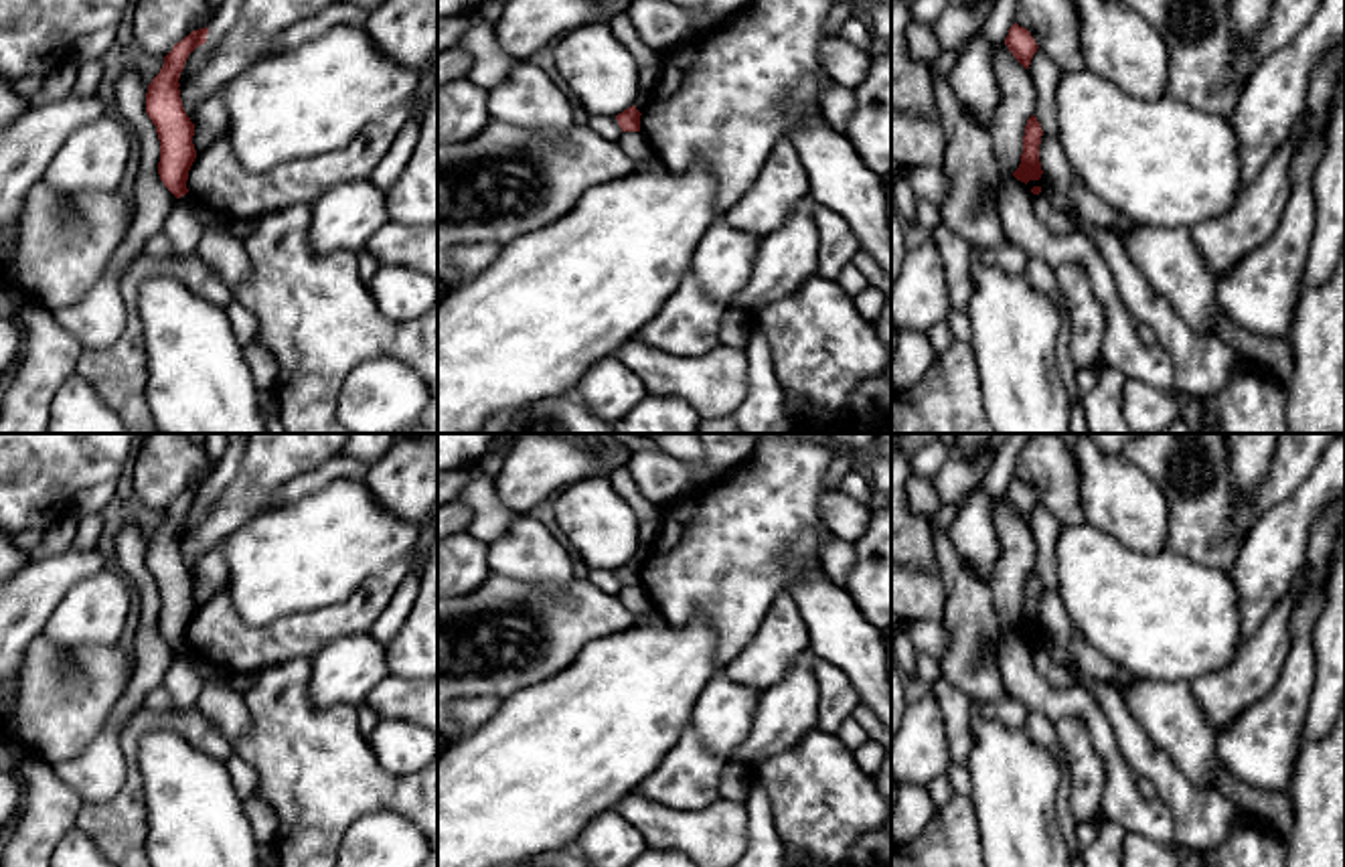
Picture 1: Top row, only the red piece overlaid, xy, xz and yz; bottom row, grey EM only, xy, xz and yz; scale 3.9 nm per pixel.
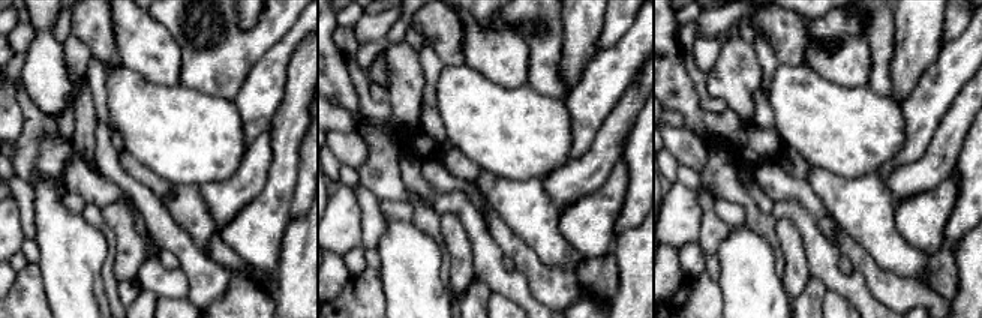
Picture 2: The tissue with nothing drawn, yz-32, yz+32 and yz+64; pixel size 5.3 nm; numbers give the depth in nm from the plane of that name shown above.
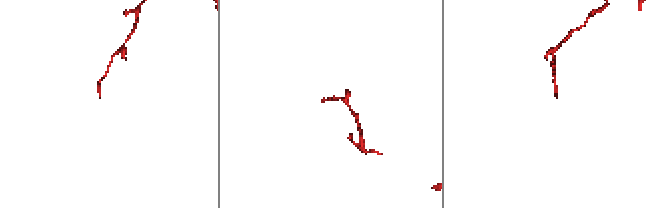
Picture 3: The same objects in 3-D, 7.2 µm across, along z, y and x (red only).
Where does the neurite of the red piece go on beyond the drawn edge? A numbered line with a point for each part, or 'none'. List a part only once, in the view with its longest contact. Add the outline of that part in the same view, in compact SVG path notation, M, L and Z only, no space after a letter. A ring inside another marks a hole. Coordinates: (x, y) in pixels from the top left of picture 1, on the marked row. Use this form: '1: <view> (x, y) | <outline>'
none

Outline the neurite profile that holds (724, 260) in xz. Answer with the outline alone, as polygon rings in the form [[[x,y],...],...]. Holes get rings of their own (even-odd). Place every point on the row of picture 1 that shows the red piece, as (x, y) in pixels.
[[[713,225],[699,241],[693,255],[693,273],[701,290],[719,306],[729,308],[735,294],[747,284],[762,237]]]

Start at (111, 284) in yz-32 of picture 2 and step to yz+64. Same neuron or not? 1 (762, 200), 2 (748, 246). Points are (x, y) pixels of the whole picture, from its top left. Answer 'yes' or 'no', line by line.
1: no
2: no

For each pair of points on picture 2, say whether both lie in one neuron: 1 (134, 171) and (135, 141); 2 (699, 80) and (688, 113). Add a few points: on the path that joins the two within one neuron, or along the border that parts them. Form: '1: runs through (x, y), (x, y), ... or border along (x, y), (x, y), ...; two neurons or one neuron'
1: border along (123, 147), (162, 177); two neurons
2: border along (682, 57), (699, 104), (705, 110), (721, 113); two neurons

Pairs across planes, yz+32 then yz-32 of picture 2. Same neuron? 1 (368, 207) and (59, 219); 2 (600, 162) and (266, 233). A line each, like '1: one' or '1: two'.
1: two
2: two

